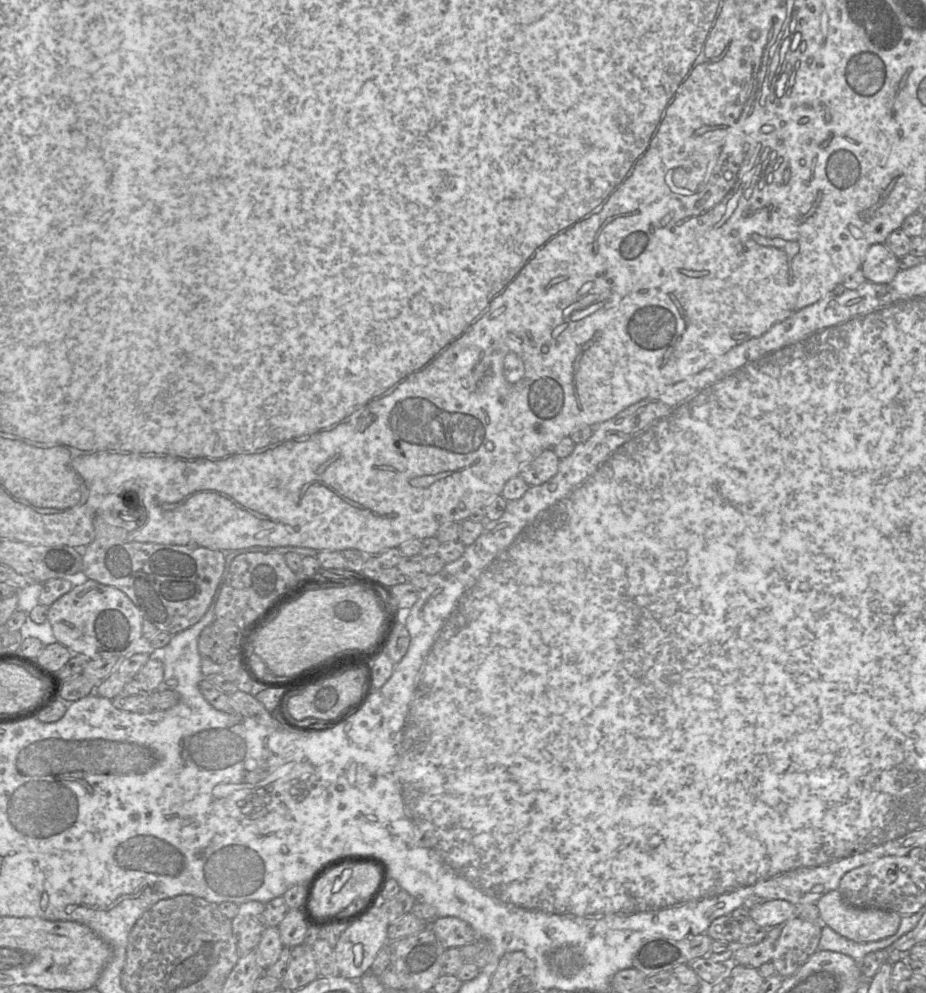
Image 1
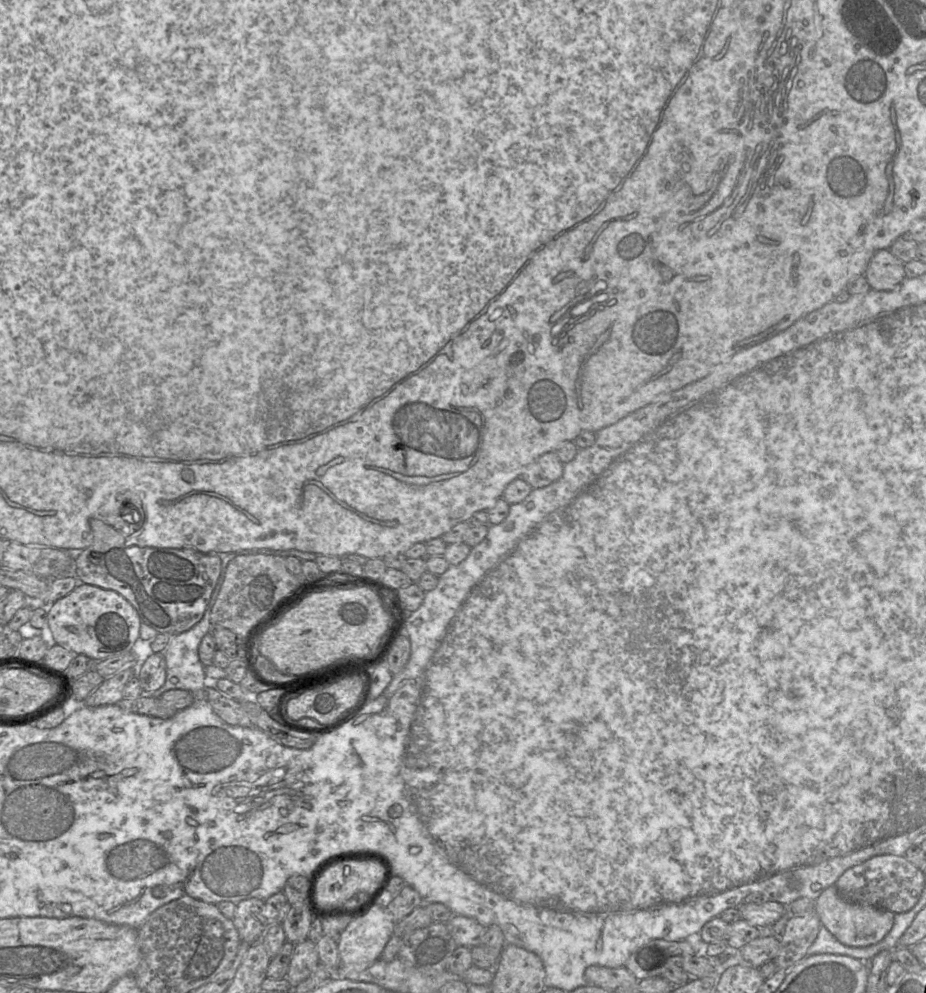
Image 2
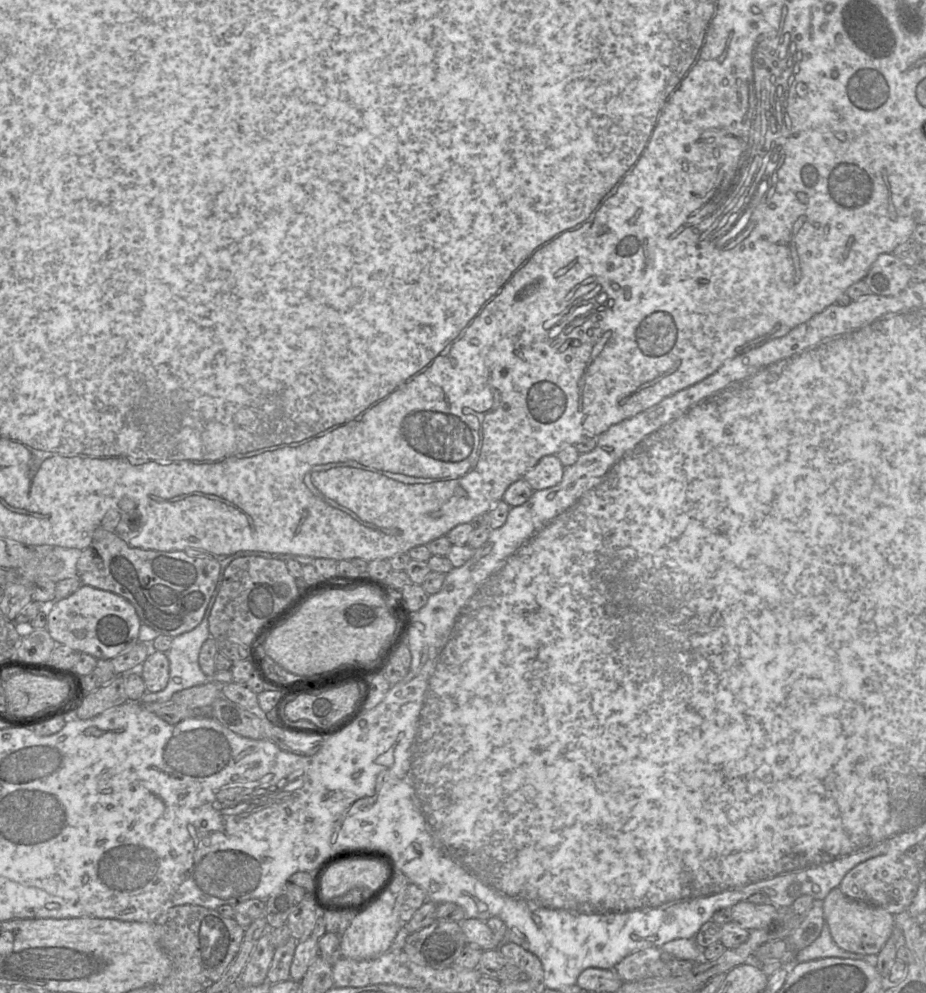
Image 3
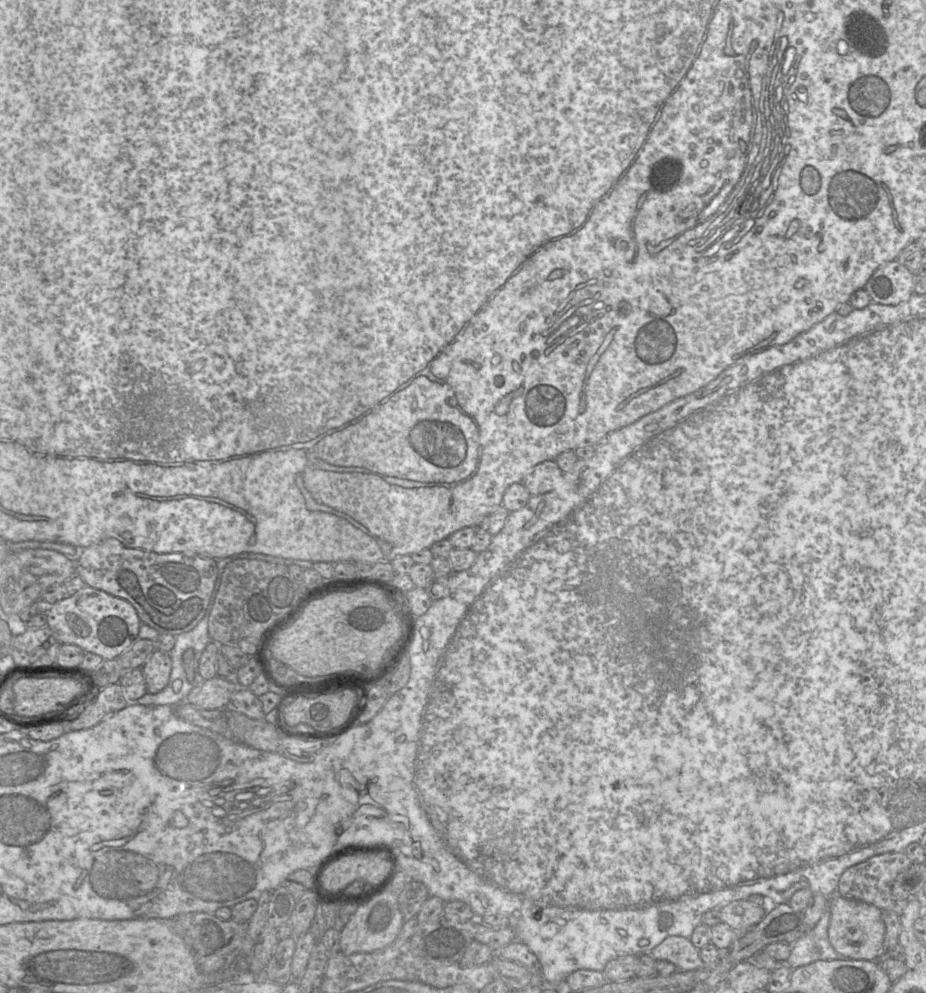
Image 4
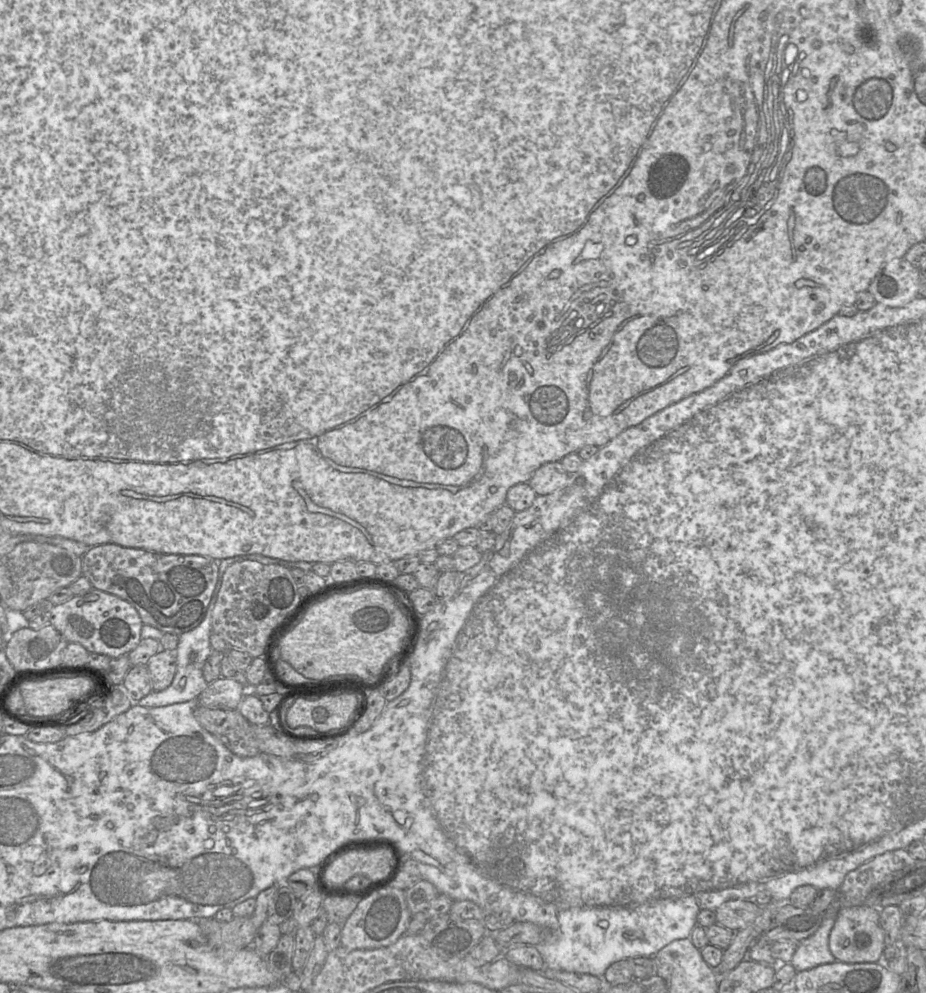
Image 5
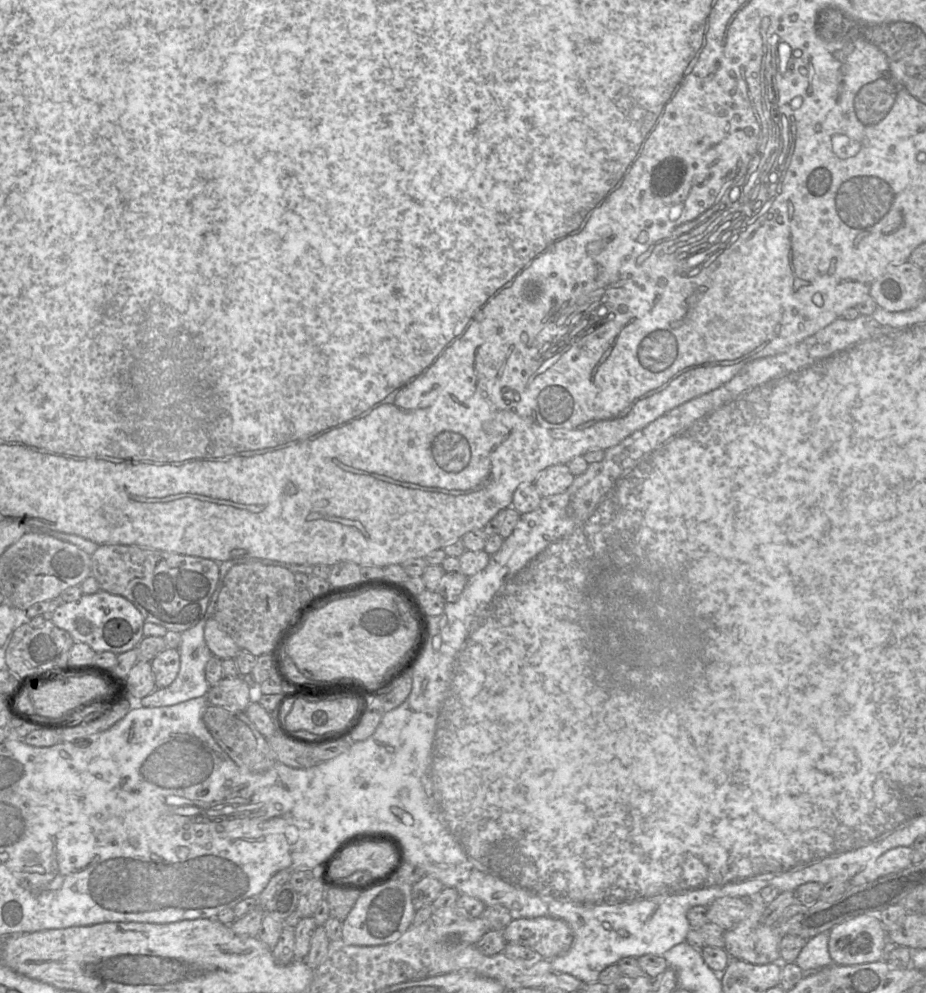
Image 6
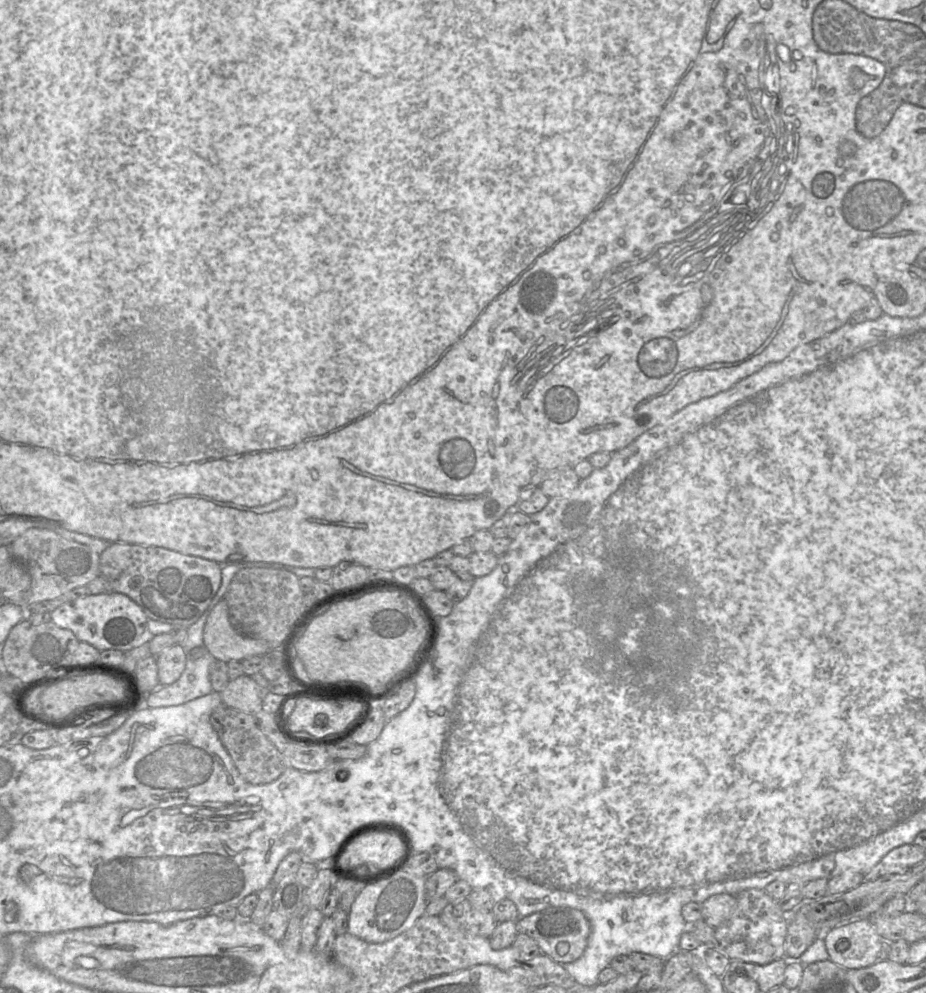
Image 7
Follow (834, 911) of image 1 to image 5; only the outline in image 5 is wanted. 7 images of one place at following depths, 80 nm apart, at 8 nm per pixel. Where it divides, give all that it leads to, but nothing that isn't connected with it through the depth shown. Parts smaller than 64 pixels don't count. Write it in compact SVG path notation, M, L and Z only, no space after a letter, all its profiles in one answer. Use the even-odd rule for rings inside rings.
M853 906L839 911L829 935L829 949L837 961L843 963L882 961L885 941L879 910L867 906Z

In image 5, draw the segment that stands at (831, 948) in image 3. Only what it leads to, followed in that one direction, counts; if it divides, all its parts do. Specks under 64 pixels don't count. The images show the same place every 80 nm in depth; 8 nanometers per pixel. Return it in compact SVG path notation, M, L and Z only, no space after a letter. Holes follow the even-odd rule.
M838 891L836 897L825 910L825 919L818 930L798 943L790 961L797 972L837 961L829 949L829 935L839 911L840 892Z

